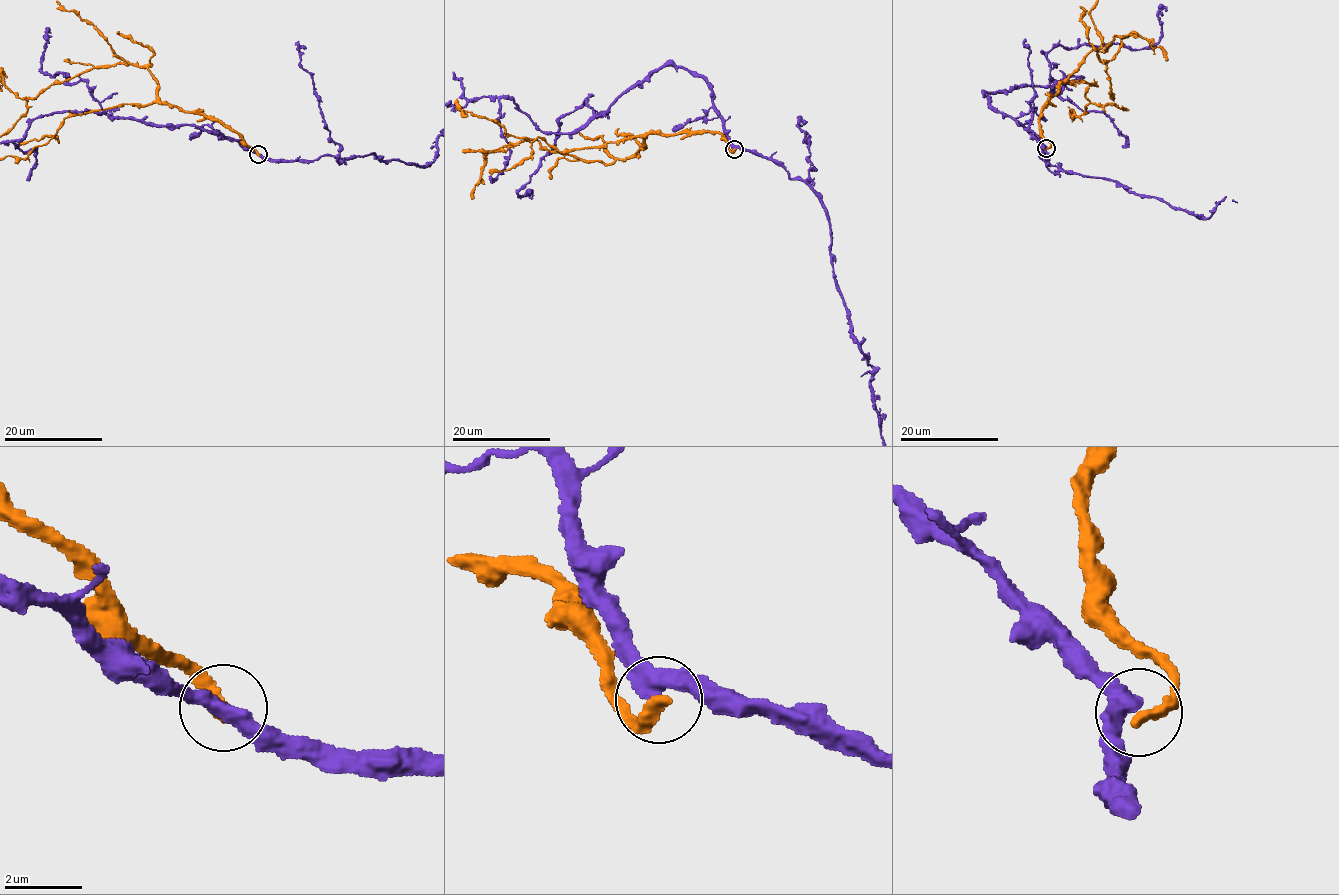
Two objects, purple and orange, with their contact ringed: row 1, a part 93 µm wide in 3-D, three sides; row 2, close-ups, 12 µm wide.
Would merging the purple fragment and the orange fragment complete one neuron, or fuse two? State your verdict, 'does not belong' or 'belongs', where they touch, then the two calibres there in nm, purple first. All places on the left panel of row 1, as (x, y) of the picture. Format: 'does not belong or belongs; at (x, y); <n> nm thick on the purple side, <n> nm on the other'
does not belong; at (258, 154); 400 nm thick on the purple side, 360 nm on the other

